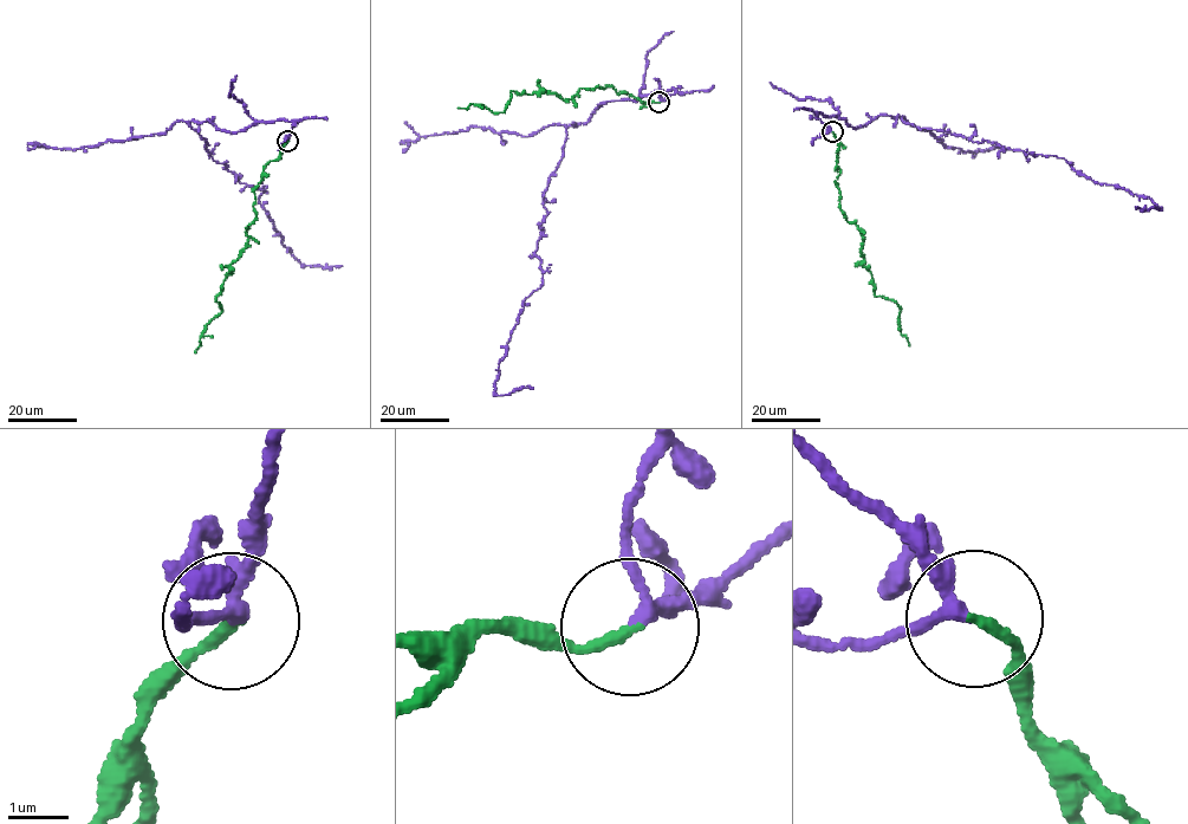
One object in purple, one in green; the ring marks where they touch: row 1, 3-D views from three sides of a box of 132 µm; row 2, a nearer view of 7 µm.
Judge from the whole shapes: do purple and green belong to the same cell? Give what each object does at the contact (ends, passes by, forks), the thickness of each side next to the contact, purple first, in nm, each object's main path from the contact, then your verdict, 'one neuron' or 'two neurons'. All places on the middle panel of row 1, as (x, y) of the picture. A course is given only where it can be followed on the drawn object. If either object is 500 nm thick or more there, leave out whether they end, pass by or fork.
purple forks | green ends | 170/170 nm | purple via (659, 102), (680, 93), (598, 104), (567, 127), (534, 253), (543, 284), (523, 303), (494, 393), (533, 388) | green via (659, 102), (599, 86), (580, 89), (570, 99), (512, 90), (502, 112), (472, 103), (458, 108) | one neuron

